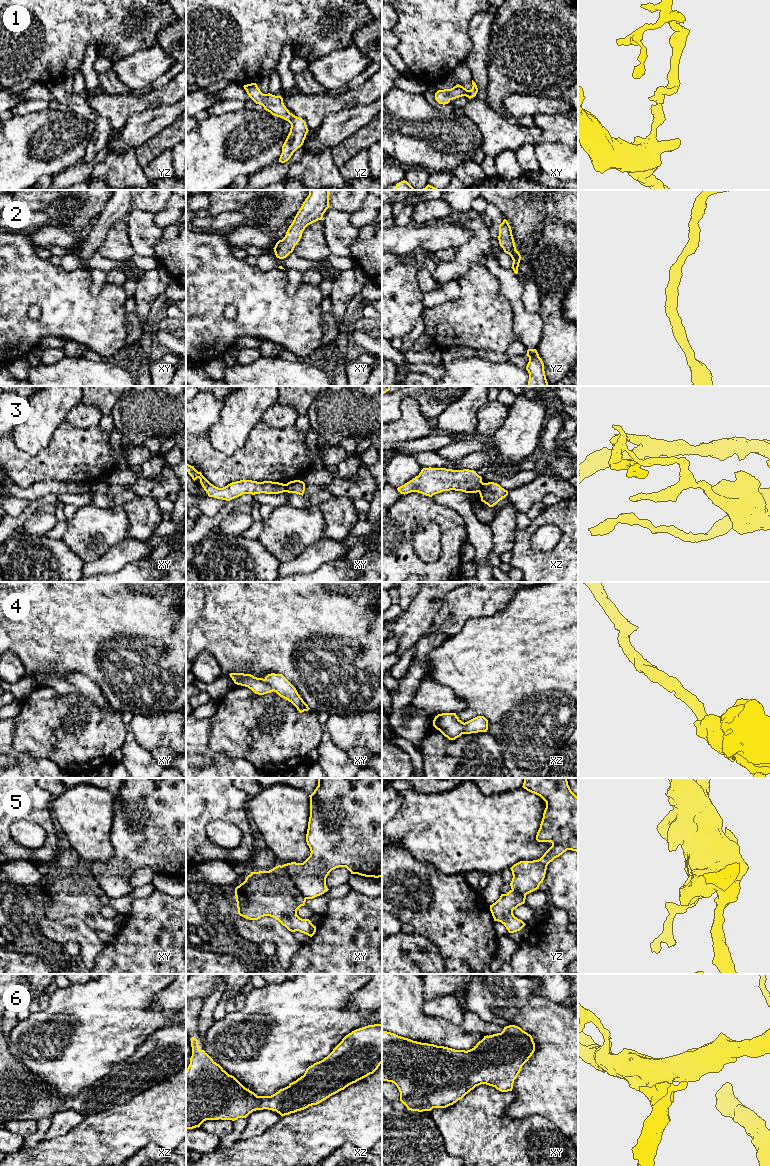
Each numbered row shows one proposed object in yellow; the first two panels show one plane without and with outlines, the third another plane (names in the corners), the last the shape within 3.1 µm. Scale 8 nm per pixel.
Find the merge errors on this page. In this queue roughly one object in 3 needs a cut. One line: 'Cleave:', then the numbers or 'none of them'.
Cleave: 3, 5

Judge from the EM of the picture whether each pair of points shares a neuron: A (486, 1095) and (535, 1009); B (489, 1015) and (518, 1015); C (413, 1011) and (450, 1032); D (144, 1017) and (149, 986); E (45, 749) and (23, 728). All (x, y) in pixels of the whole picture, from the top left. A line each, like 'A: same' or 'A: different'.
A: different
B: different
C: same
D: same
E: same

